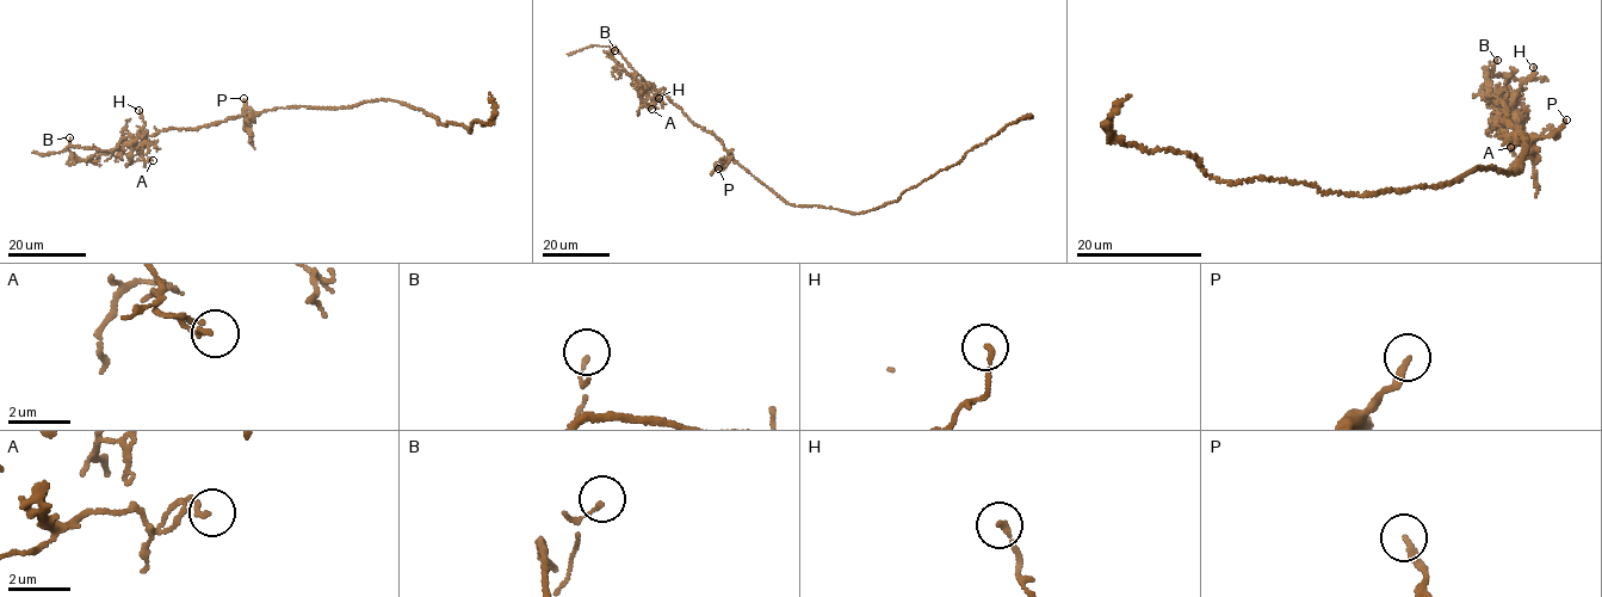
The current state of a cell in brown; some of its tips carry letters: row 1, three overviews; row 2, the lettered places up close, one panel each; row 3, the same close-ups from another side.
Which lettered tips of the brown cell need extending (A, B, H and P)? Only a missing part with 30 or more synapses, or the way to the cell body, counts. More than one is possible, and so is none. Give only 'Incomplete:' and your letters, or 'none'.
Incomplete: none

